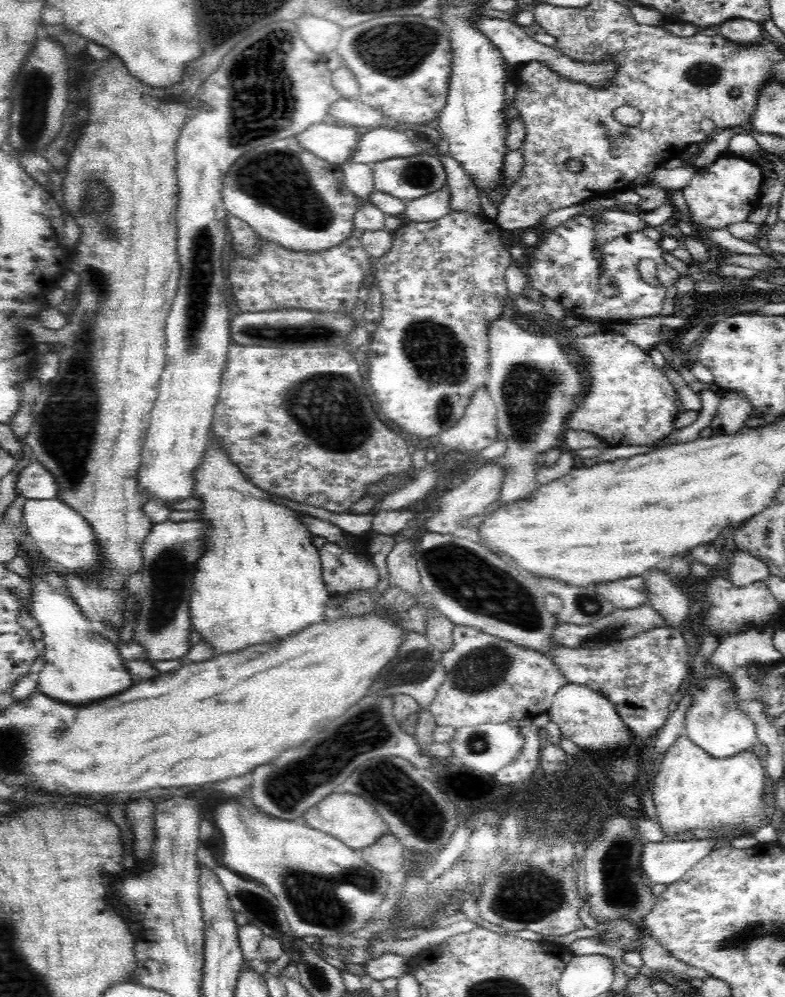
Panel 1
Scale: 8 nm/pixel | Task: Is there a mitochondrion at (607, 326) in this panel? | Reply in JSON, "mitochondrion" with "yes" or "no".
{"mitochondrion":"no"}

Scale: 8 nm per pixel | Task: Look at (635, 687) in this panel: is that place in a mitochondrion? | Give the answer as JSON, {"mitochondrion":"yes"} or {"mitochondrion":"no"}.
{"mitochondrion":"no"}

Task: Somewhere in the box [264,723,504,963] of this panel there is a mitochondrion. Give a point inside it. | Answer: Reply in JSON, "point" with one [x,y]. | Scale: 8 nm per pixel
{"point":[311,893]}

